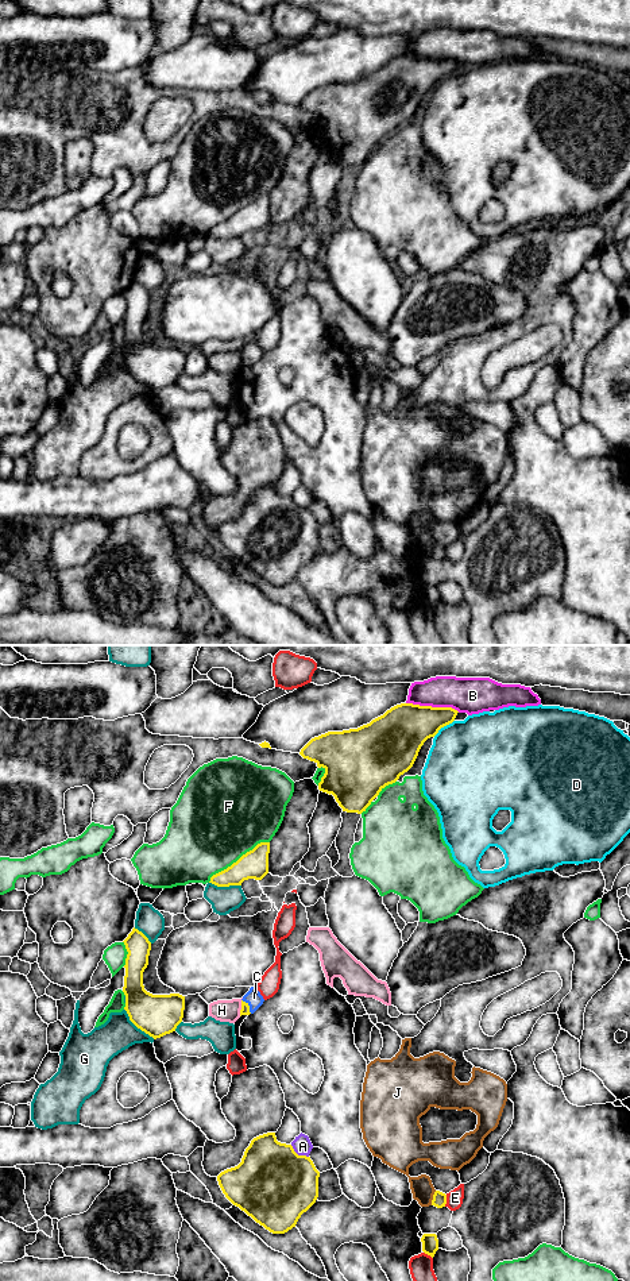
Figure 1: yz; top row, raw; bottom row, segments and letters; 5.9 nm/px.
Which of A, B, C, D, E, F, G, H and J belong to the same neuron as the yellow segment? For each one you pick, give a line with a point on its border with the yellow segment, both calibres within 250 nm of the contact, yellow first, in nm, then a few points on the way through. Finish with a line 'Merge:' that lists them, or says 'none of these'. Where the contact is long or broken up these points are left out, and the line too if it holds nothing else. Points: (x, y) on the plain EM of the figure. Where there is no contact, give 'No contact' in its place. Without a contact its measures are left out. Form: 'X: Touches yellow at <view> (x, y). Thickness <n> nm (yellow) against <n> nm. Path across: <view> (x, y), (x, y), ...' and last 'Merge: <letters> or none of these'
C: Touches yellow at yz (248, 358). Thickness 50 nm (yellow) against 90 nm. Path across: yz (244, 362), (248, 358), (254, 350)
Merge: C

